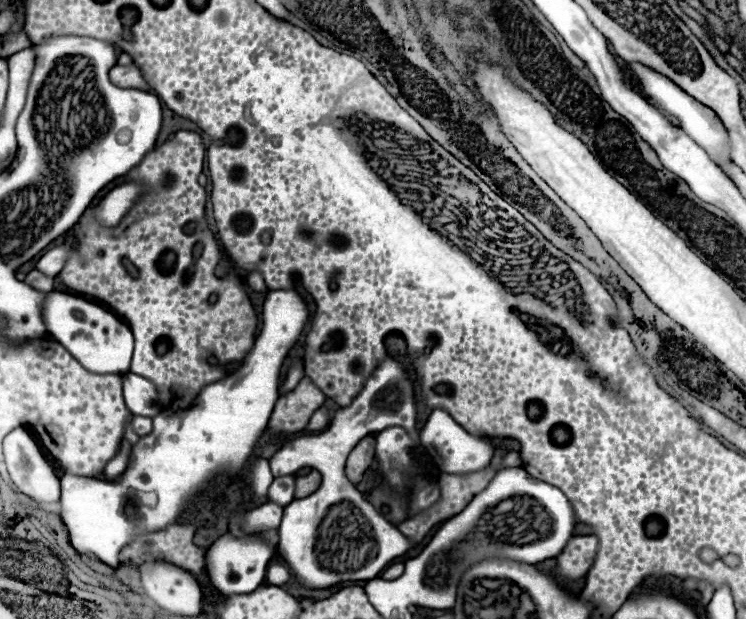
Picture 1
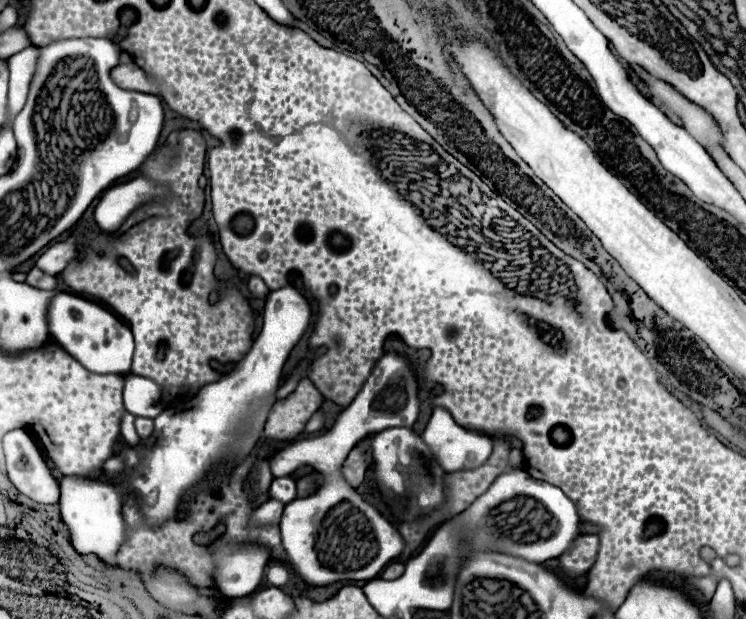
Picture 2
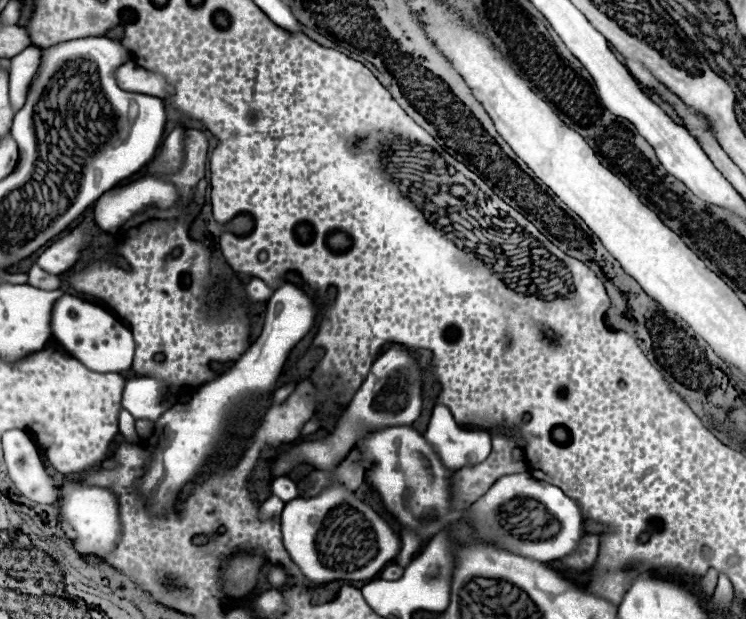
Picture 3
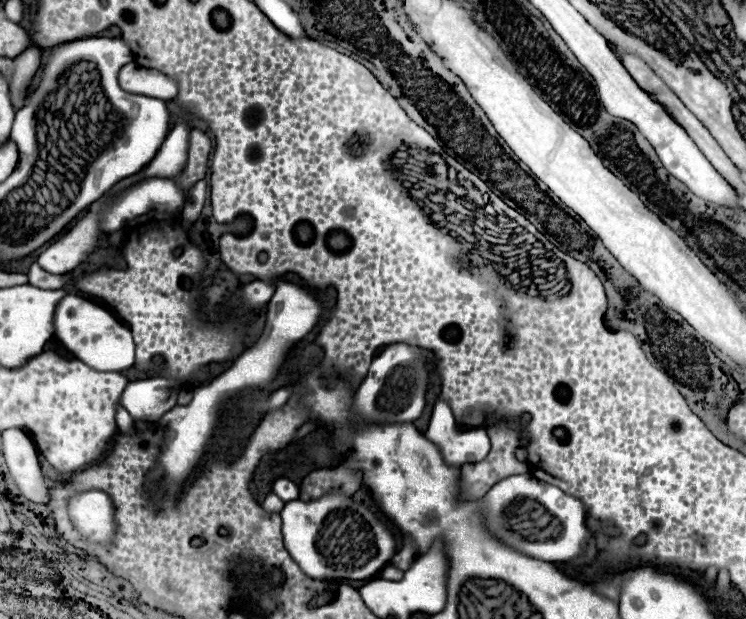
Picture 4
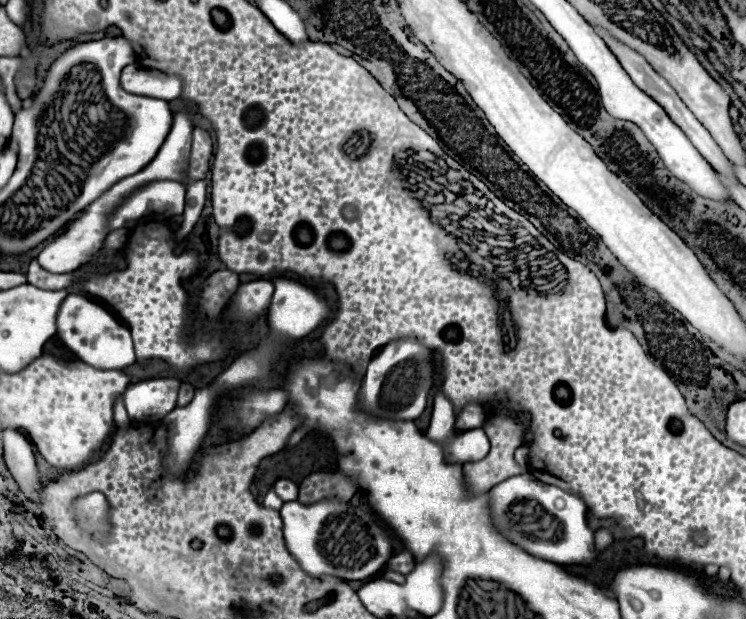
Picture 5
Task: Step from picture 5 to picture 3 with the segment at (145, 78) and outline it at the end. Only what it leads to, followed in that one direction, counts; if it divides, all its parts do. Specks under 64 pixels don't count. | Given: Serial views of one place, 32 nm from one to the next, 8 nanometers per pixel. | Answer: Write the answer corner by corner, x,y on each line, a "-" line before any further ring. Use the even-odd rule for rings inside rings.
126,62
116,70
116,82
122,90
128,92
138,92
138,94
148,94
148,96
158,96
166,98
168,94
174,92
174,88
166,82
164,76
156,72
148,72
134,62

